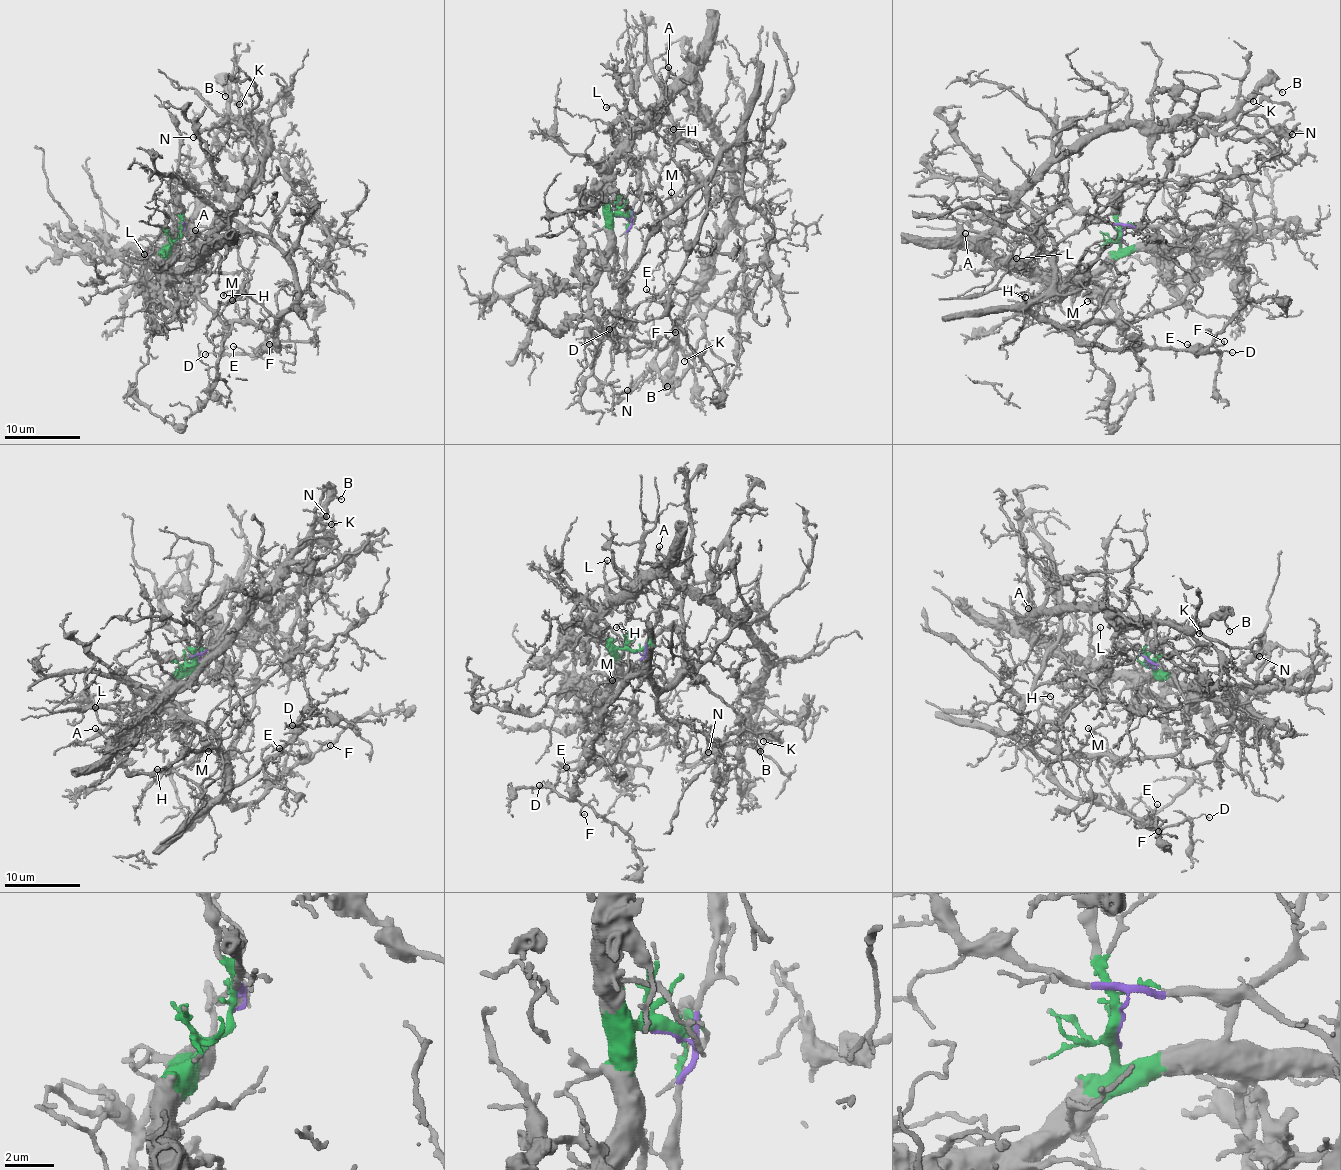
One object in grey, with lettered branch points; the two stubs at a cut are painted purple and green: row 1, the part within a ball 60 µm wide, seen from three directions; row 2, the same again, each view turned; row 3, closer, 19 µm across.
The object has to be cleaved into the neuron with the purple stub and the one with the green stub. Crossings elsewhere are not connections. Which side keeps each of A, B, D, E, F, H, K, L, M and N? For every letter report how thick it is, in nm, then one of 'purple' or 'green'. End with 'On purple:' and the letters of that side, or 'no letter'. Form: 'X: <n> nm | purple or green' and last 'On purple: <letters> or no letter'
A: 240 nm | green
B: 140 nm | green
D: 80 nm | purple
E: 100 nm | purple
F: 130 nm | purple
H: 120 nm | purple
K: 130 nm | green
L: 180 nm | green
M: 140 nm | purple
N: 170 nm | green
On purple: D, E, F, H, M

